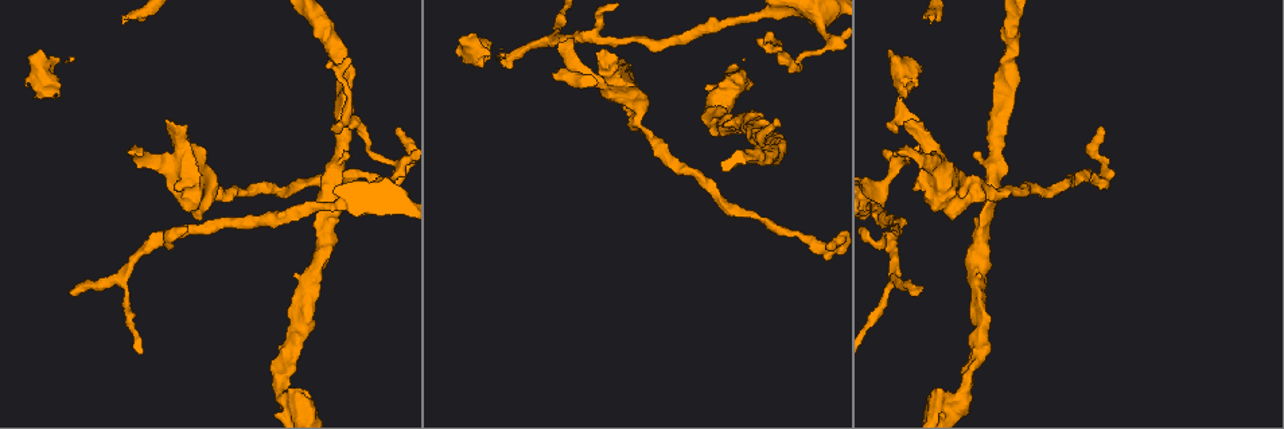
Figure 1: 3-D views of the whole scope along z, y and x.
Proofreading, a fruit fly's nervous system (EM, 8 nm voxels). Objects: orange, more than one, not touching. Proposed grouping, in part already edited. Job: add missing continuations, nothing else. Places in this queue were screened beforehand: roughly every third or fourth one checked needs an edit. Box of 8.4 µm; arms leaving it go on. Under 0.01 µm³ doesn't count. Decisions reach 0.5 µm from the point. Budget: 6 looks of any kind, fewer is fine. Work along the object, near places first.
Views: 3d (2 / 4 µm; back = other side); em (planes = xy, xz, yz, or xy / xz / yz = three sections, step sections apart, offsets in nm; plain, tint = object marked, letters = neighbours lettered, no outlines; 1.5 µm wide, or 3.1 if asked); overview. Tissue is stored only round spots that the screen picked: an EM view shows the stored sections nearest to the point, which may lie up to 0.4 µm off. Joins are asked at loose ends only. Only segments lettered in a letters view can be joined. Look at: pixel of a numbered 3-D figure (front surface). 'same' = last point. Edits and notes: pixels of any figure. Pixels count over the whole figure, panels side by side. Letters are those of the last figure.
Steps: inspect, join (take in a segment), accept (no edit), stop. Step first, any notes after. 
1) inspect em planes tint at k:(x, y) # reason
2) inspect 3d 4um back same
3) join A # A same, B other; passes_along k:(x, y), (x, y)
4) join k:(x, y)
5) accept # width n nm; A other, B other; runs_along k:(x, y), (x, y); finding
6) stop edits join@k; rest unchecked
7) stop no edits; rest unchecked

inspect em planes letters at 1:(973, 155) # branch stops here

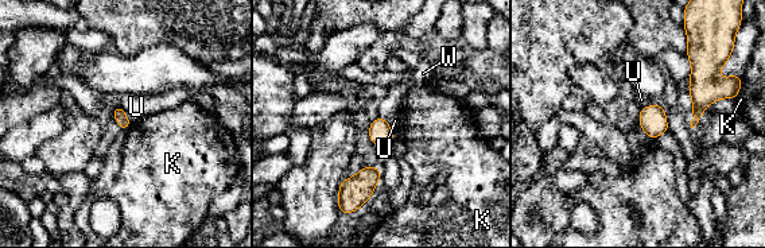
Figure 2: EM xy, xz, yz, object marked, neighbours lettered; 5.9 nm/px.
accept # K other, U other, W other; border 2:(641, 109), (639, 123); no lettered segment goes on from it

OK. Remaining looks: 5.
inspect 3d 4um at 1:(138, 154) # branch stops here

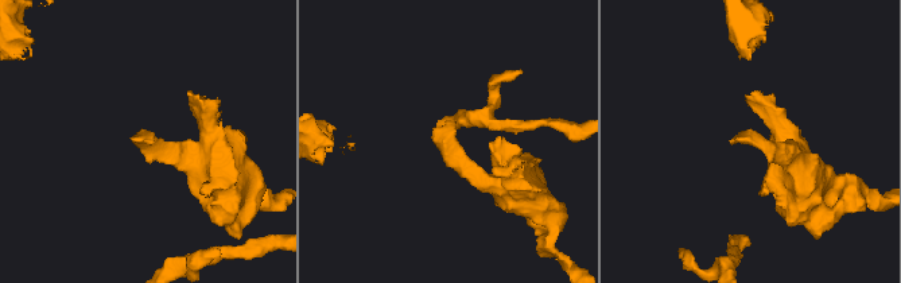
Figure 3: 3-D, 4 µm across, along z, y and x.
inspect em planes letters at 3:(454, 123) # shape alone is not enough

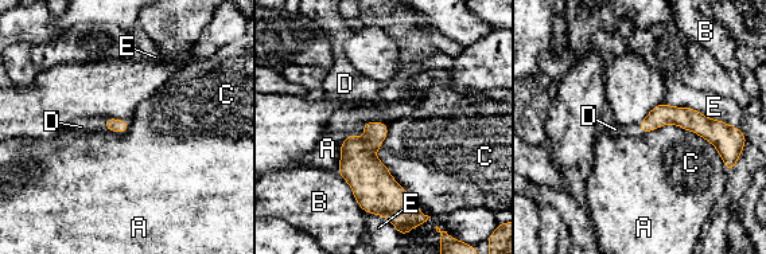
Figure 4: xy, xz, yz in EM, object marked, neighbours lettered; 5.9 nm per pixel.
join D # longest_contact C 500 nm; A other, B other, C other, D same, E other; passes_along 4:(358, 161), (372, 122), (362, 93); it goes on there

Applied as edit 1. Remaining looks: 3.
inspect overview

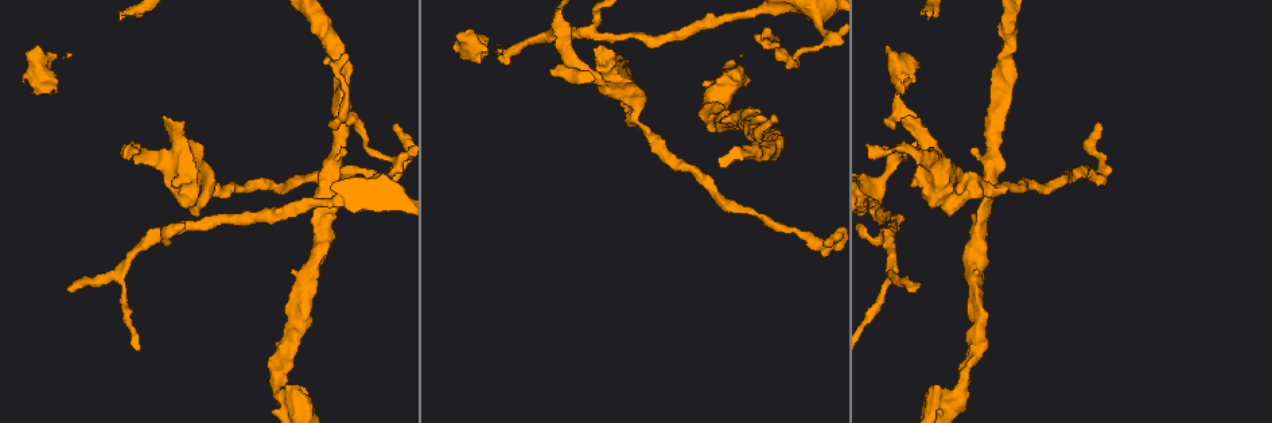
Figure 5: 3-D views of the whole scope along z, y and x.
inspect em planes letters at 5:(916, 286) # tapers out

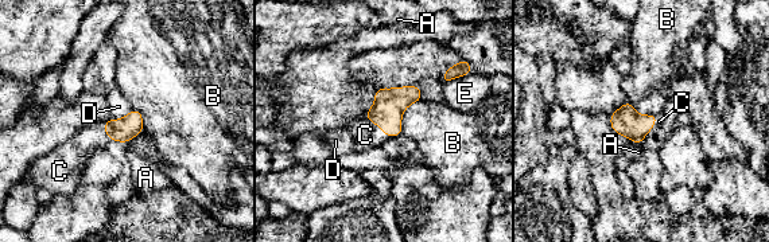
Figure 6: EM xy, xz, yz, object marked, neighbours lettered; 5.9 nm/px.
join C # longest_contact B 240 nm; A other, B other, C same, D other, E other; it goes on there

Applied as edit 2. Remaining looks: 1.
stop edits join@4, join@6; rest unchecked

